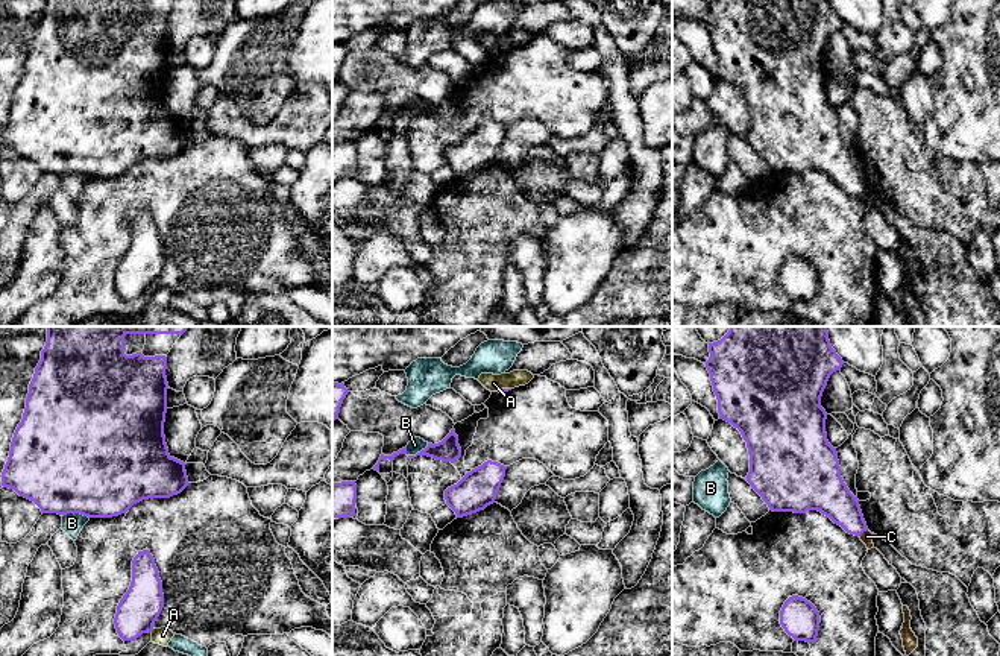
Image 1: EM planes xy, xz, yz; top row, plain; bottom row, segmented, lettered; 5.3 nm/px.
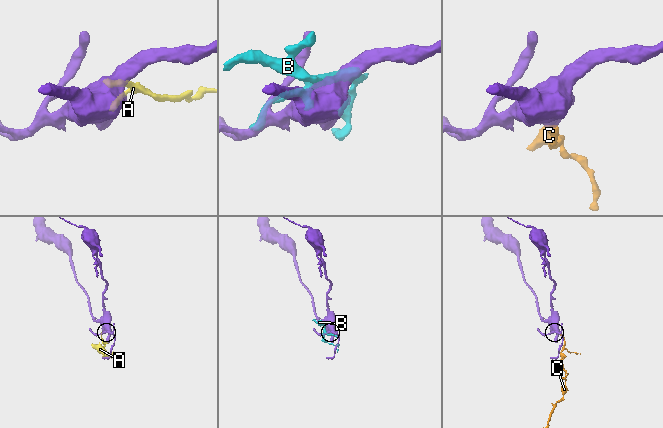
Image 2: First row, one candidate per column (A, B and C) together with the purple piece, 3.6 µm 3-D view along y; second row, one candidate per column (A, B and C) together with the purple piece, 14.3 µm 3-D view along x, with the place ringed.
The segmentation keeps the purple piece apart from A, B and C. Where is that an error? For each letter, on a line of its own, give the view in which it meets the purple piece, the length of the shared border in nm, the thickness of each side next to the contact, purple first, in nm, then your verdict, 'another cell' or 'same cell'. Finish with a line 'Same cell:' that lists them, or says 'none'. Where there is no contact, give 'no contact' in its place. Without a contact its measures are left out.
A: xz | 80 nm | 20/90 nm | another cell
B: xz | 140 nm | 120/80 nm | another cell
C: yz | 60 nm | 200/60 nm | another cell
Same cell: none

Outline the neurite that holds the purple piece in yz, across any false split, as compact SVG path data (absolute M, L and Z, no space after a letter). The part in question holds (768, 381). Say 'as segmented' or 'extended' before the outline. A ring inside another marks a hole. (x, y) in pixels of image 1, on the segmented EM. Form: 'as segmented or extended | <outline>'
as segmented | M730 326L718 342L709 343L706 367L718 399L719 419L737 428L747 442L750 472L747 481L772 512L806 513L818 510L847 533L860 536L868 530L859 500L841 477L836 448L827 440L827 413L821 396L830 375L841 371L844 361L832 348L827 326Z

